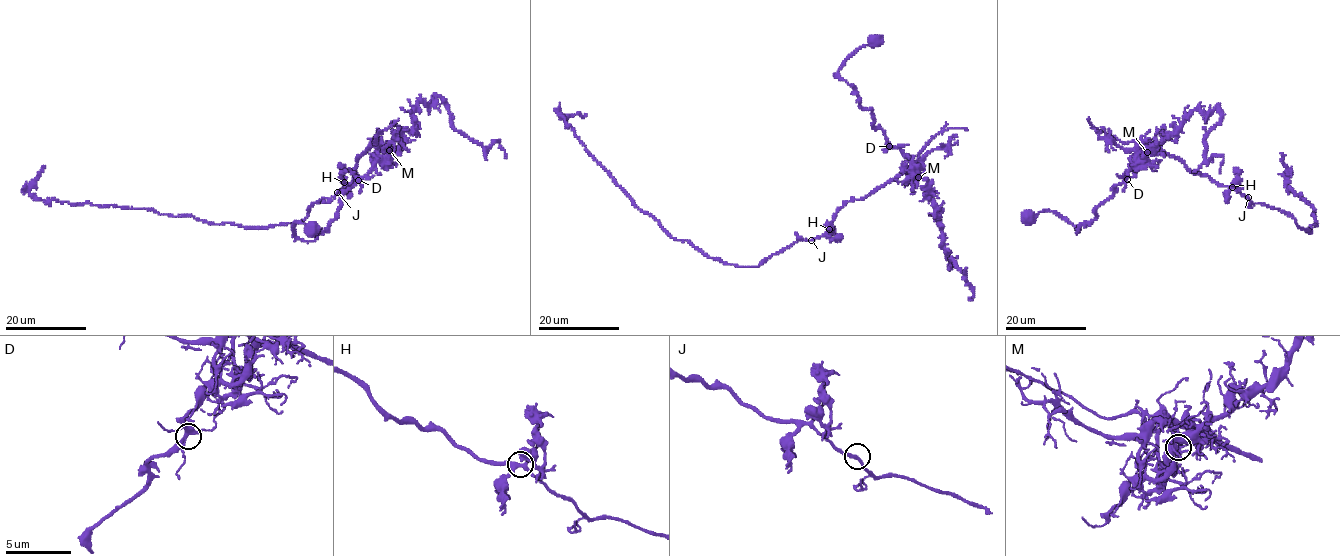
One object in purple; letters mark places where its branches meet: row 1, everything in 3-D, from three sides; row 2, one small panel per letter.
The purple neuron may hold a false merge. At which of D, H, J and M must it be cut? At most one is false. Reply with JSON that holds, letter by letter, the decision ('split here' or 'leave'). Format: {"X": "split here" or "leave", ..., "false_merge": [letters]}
{"D": "leave", "H": "leave", "J": "leave", "M": "split here", "false_merge": ["M"]}

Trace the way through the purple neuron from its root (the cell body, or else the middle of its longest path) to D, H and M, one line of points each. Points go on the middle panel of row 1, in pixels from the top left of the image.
D: (811, 240), (828, 229), (836, 211), (846, 203), (860, 200), (910, 168), (920, 167), (889, 146)
H: (811, 240), (829, 229)
M: (811, 240), (828, 229), (836, 211), (846, 203), (860, 200), (906, 171), (918, 177)

